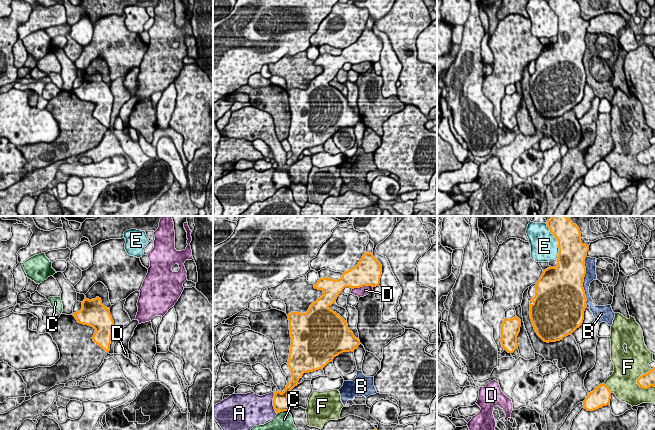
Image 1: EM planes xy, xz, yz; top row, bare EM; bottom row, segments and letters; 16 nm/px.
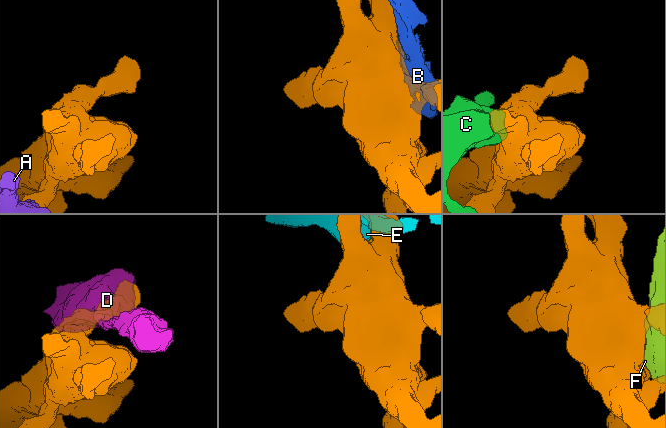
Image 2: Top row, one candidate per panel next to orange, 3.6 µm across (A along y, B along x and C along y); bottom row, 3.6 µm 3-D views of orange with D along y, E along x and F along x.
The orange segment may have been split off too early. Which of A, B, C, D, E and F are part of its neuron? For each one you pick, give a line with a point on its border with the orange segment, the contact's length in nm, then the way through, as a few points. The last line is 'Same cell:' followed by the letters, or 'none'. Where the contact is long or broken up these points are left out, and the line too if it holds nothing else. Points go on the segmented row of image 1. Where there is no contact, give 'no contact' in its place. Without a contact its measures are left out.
Same cell: none

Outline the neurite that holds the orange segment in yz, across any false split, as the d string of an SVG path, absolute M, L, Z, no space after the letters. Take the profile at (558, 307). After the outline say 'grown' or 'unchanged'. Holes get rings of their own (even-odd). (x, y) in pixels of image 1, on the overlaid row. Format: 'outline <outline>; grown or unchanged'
outline M551 216L547 227L558 241L557 266L543 270L535 285L535 296L530 300L530 319L537 335L544 342L556 342L571 335L584 320L586 295L583 288L586 274L585 259L589 245L581 241L579 227L566 216Z; unchanged

